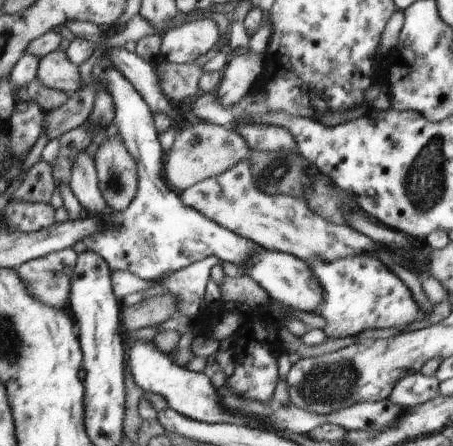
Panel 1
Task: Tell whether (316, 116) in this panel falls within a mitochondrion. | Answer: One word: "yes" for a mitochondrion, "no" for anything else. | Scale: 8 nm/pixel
no

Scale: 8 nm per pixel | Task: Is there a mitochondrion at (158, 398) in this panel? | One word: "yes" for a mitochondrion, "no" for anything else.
no

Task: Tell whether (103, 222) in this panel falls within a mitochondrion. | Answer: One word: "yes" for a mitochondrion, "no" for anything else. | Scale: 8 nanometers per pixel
no

